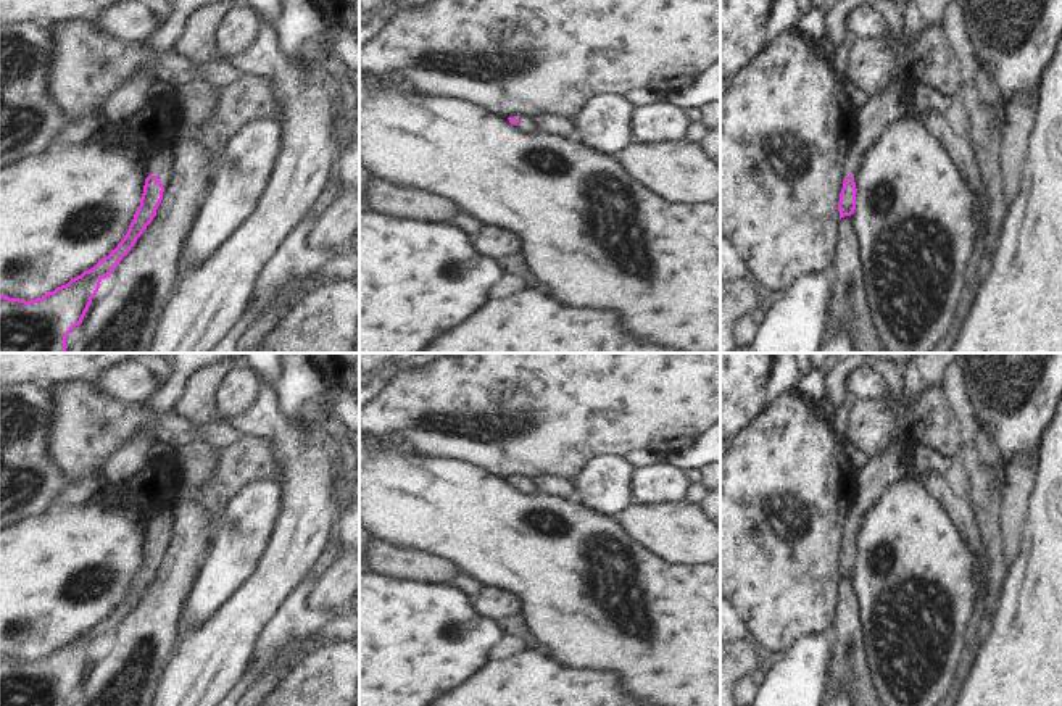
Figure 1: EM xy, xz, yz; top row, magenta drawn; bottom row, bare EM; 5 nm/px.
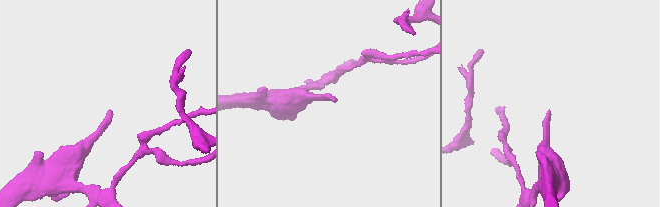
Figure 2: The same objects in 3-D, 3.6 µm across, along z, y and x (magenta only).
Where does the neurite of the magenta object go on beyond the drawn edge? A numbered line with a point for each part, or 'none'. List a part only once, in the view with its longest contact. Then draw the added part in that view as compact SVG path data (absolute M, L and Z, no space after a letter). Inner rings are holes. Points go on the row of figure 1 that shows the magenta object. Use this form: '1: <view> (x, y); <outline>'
1: xy (157, 165); M151 153L147 163L147 169L151 176L166 177L166 179L172 176L172 163L161 155Z

